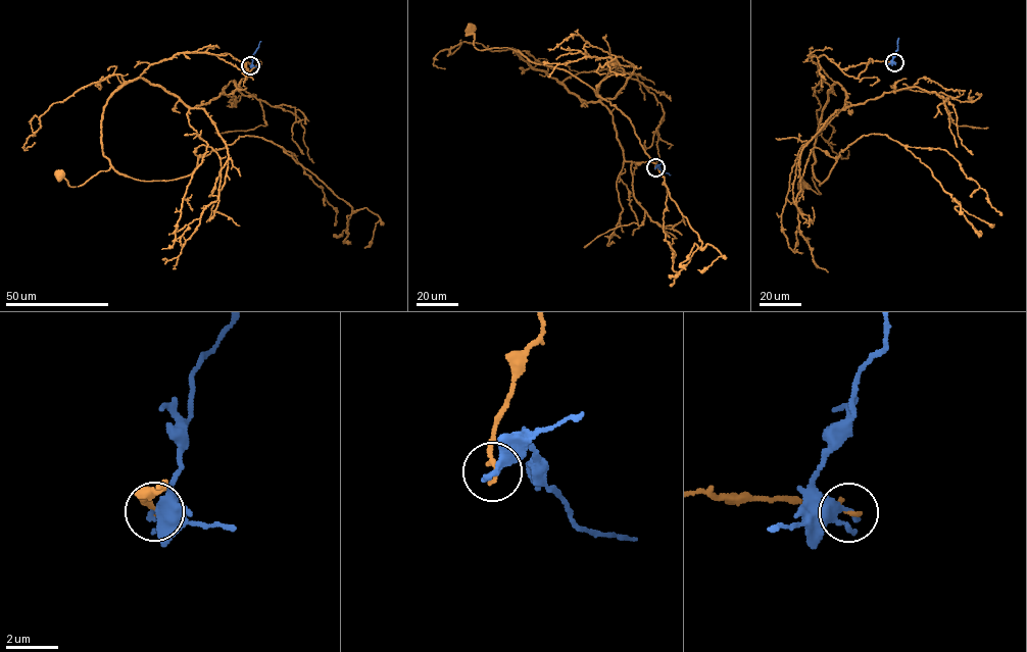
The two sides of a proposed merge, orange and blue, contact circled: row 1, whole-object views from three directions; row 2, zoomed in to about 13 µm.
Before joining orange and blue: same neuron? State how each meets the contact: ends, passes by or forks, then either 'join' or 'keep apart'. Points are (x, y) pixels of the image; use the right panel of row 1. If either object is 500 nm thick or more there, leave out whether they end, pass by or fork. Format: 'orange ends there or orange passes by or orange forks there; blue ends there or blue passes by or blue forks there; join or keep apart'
orange ends there; blue passes by; keep apart

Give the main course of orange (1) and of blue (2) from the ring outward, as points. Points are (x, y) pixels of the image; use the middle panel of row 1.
1: (655, 167), (664, 114), (643, 84), (603, 68), (559, 82), (514, 52), (519, 50), (478, 50), (471, 29)
2: (655, 167), (658, 165), (661, 171), (670, 174)

